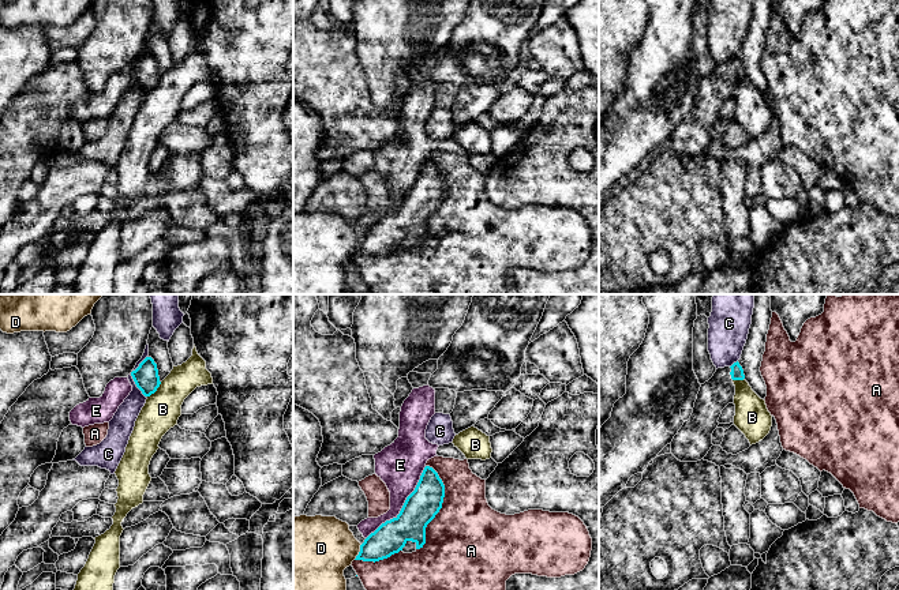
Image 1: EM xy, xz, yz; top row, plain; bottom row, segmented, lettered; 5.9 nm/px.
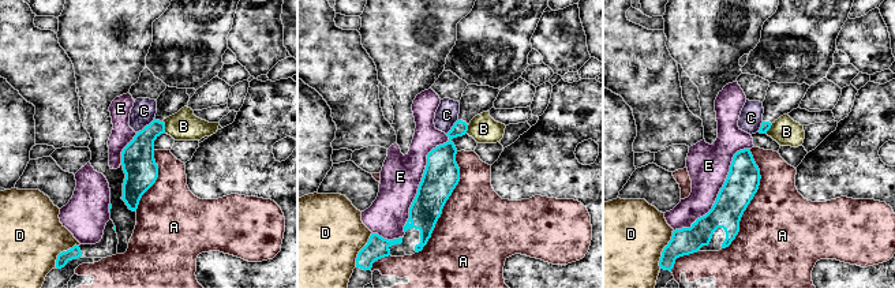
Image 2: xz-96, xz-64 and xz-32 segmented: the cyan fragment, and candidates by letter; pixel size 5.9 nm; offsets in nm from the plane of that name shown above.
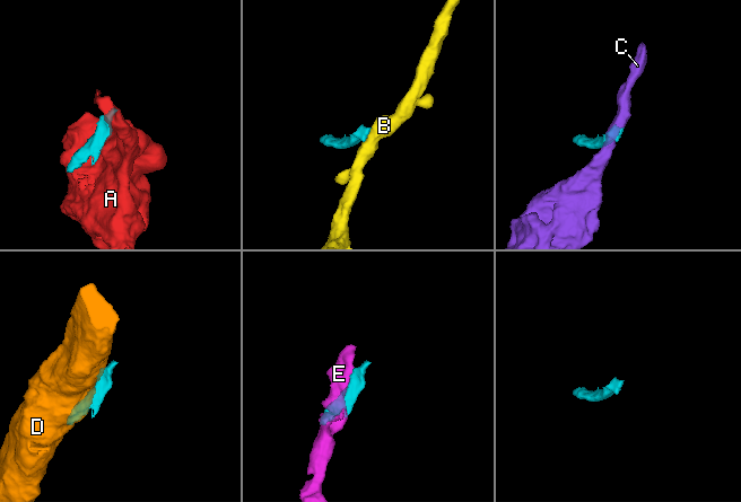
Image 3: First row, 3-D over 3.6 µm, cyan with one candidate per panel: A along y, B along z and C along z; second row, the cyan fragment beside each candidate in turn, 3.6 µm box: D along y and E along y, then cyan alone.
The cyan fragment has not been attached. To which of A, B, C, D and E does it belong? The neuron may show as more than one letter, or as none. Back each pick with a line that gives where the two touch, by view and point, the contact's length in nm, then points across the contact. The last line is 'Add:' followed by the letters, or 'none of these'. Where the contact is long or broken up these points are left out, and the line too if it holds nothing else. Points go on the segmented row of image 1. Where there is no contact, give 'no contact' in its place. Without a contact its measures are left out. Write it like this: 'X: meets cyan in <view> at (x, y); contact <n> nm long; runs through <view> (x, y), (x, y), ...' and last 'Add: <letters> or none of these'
Add: none of these

